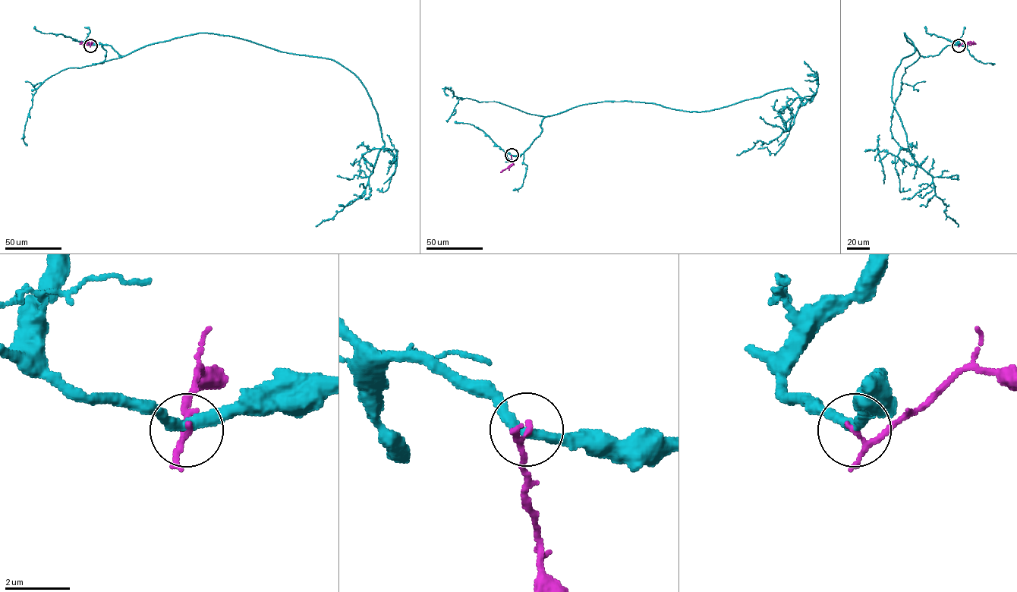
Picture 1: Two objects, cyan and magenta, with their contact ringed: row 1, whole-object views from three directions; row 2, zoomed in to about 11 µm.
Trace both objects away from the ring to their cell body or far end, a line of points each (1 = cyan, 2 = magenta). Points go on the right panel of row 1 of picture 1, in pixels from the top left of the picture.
1: (958, 45), (924, 57), (905, 33), (914, 51), (896, 68), (892, 99), (911, 156), (958, 226)
2: (958, 45), (975, 43)

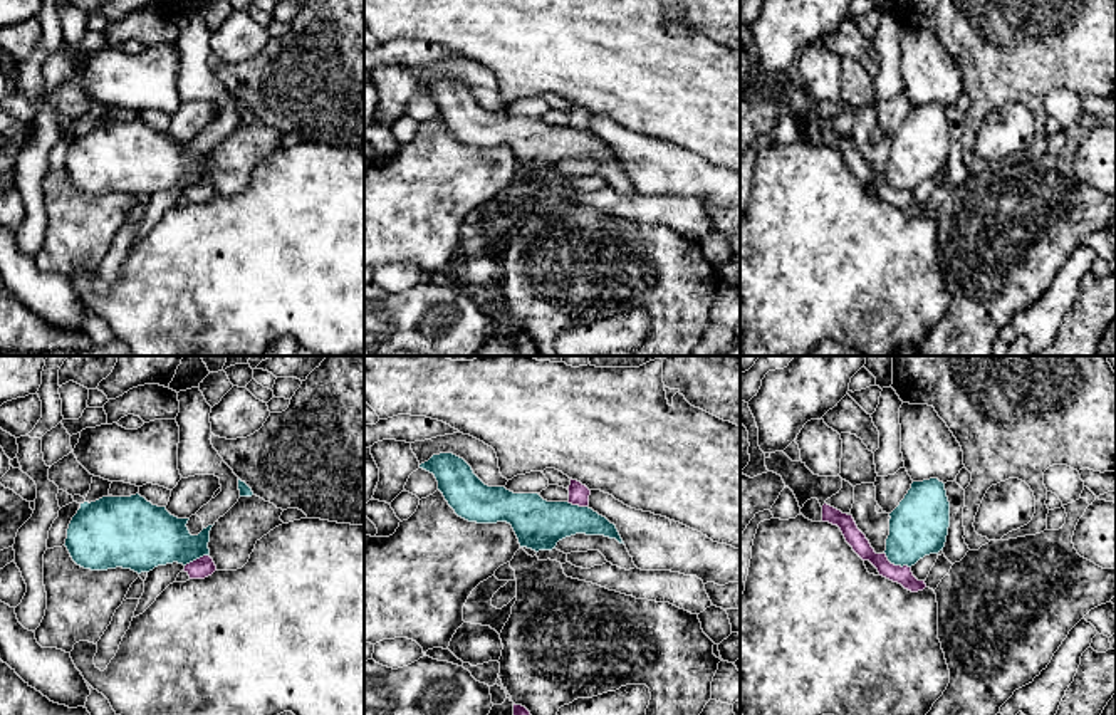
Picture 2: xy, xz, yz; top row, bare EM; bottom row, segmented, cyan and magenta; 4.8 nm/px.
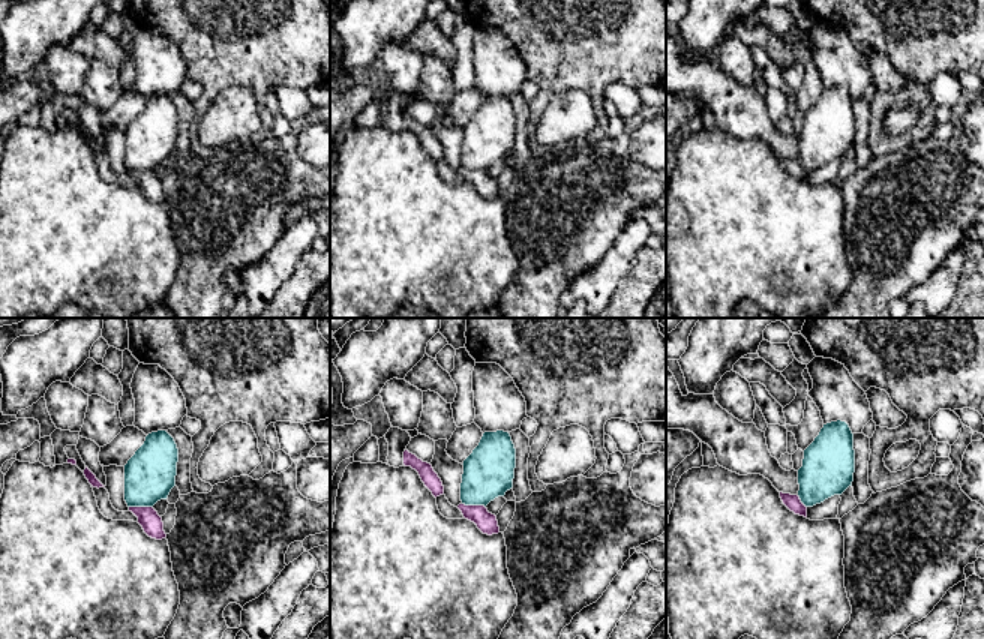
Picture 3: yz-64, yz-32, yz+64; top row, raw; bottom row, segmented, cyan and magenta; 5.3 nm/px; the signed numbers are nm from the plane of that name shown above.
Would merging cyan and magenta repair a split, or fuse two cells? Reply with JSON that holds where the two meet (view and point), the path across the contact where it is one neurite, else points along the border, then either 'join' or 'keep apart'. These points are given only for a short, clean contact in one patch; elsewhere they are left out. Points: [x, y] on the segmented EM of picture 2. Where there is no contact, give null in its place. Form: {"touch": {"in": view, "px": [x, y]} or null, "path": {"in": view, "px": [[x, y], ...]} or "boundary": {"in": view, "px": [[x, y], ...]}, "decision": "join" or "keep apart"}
{"touch": {"in": "yz", "px": [896, 564]}, "boundary": {"in": "yz", "px": [[885, 553], [891, 563], [910, 568]]}, "decision": "keep apart"}

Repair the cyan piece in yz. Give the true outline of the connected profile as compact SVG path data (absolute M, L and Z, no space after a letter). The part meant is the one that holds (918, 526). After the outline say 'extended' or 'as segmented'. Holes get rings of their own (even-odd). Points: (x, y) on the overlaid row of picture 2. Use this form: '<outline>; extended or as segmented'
M938 478L913 482L889 514L886 557L894 566L915 566L920 559L943 551L950 527L950 502Z; as segmented

